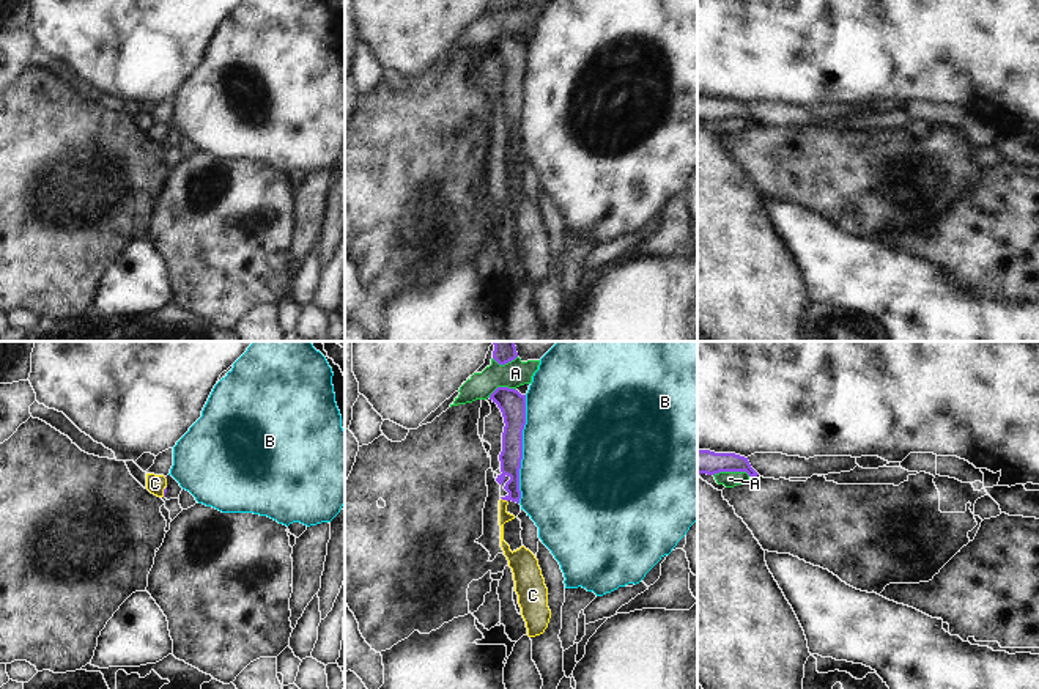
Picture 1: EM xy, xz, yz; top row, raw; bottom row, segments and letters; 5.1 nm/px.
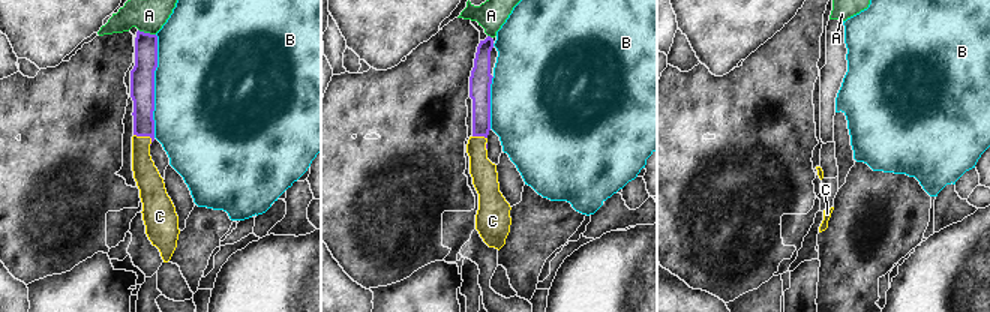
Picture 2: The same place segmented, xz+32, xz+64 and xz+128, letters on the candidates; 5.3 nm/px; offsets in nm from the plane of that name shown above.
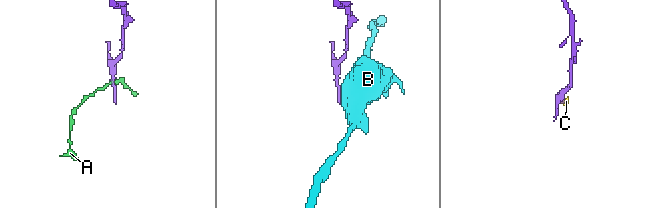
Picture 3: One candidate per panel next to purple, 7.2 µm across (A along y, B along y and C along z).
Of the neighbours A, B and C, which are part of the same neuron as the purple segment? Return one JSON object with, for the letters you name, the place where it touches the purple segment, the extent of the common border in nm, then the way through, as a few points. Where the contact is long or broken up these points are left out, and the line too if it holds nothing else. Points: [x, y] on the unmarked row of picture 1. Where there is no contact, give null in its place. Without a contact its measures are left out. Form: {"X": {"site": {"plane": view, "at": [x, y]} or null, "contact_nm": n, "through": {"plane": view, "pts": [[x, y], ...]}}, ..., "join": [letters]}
{"C": {"site": {"plane": "xz", "at": [504, 147]}, "contact_nm": 50, "through": {"plane": "xz", "pts": [[510, 104], [512, 140], [504, 147], [504, 164]]}}, "join": ["C"]}

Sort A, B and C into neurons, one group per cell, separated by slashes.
A / B / C

